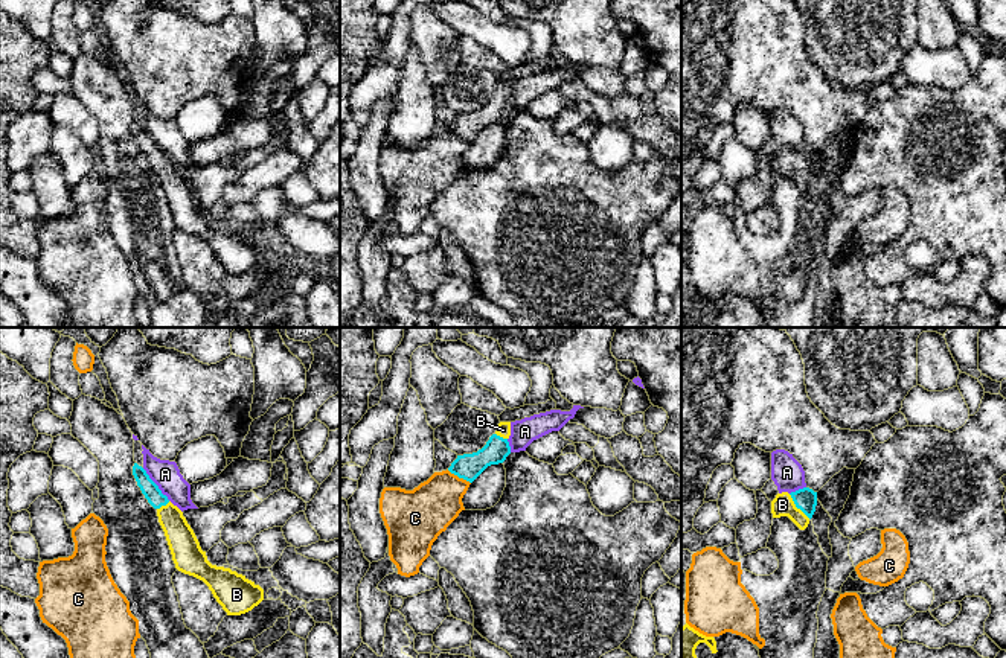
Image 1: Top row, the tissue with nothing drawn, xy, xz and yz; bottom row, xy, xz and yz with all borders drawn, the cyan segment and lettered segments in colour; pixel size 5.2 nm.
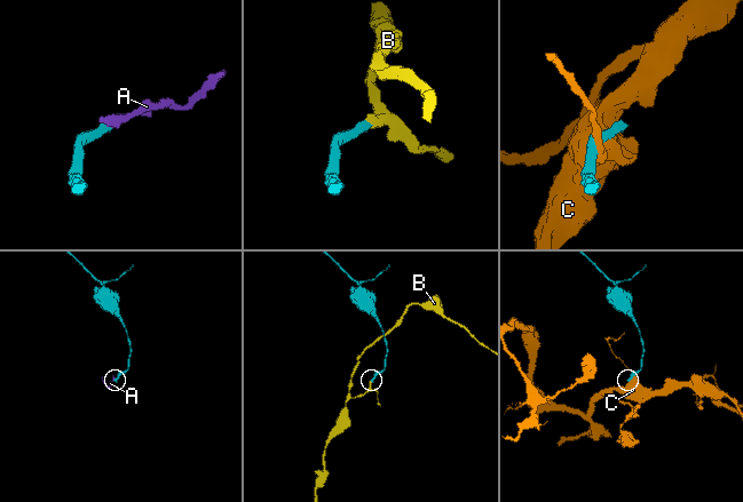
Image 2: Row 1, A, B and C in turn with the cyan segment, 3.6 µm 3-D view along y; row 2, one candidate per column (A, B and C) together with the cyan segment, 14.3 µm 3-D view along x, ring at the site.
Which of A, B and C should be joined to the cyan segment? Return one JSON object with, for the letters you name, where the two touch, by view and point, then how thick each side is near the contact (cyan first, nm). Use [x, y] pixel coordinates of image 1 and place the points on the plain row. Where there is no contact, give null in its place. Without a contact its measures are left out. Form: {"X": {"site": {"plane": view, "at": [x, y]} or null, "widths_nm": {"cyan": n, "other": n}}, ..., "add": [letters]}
{"B": {"site": {"plane": "yz", "at": [797, 166]}, "widths_nm": {"cyan": 120, "other": 110}}, "add": ["B"]}

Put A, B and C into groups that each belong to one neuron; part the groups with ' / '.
A / B / C

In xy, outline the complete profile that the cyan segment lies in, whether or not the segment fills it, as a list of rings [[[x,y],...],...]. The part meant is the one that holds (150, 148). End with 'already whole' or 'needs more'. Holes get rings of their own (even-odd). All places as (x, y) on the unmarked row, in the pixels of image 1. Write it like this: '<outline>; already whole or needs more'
[[[137,122],[133,125],[133,134],[148,161],[157,169],[175,227],[203,239],[227,274],[241,274],[258,265],[264,259],[264,248],[230,227],[212,224],[183,171]]]; needs more

